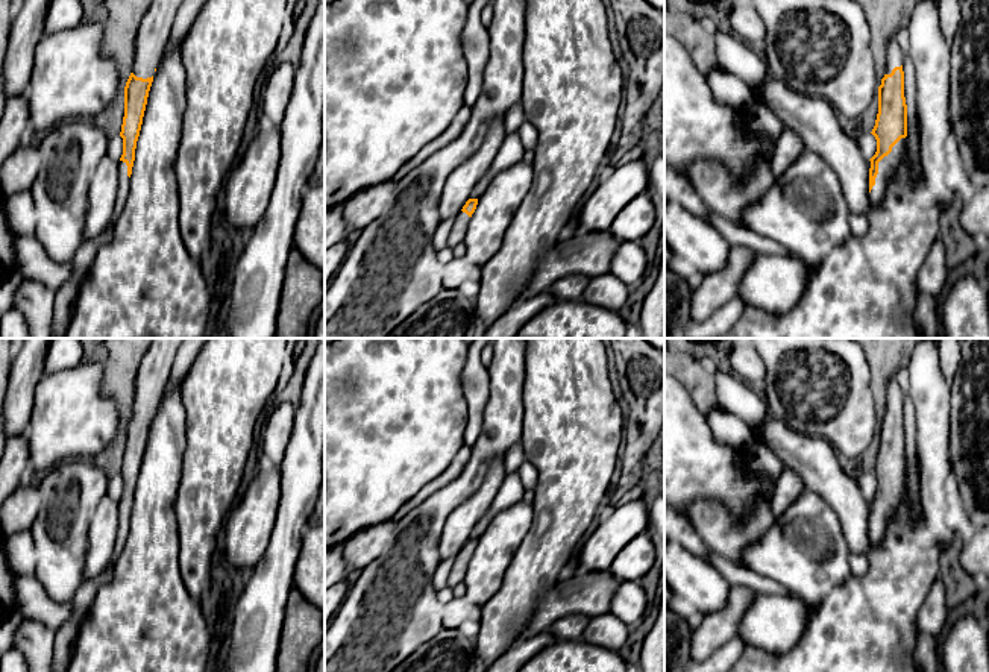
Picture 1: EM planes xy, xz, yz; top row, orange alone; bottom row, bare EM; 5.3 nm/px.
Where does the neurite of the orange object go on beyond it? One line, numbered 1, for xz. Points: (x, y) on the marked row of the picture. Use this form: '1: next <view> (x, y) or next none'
1: next xz (460, 222)

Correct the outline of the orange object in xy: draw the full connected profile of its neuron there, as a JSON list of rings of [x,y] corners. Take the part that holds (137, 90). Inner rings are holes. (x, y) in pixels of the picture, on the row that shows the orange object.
[[[152,0],[137,30],[132,73],[124,86],[124,117],[120,132],[123,155],[118,161],[115,211],[108,226],[115,225],[129,196],[129,177],[155,68],[159,65],[182,2]]]

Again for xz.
[[[469,199],[463,209],[452,218],[452,229],[449,232],[446,244],[449,247],[455,247],[460,243],[464,243],[464,235],[467,231],[469,220],[472,214],[475,212],[478,205],[478,199]]]

